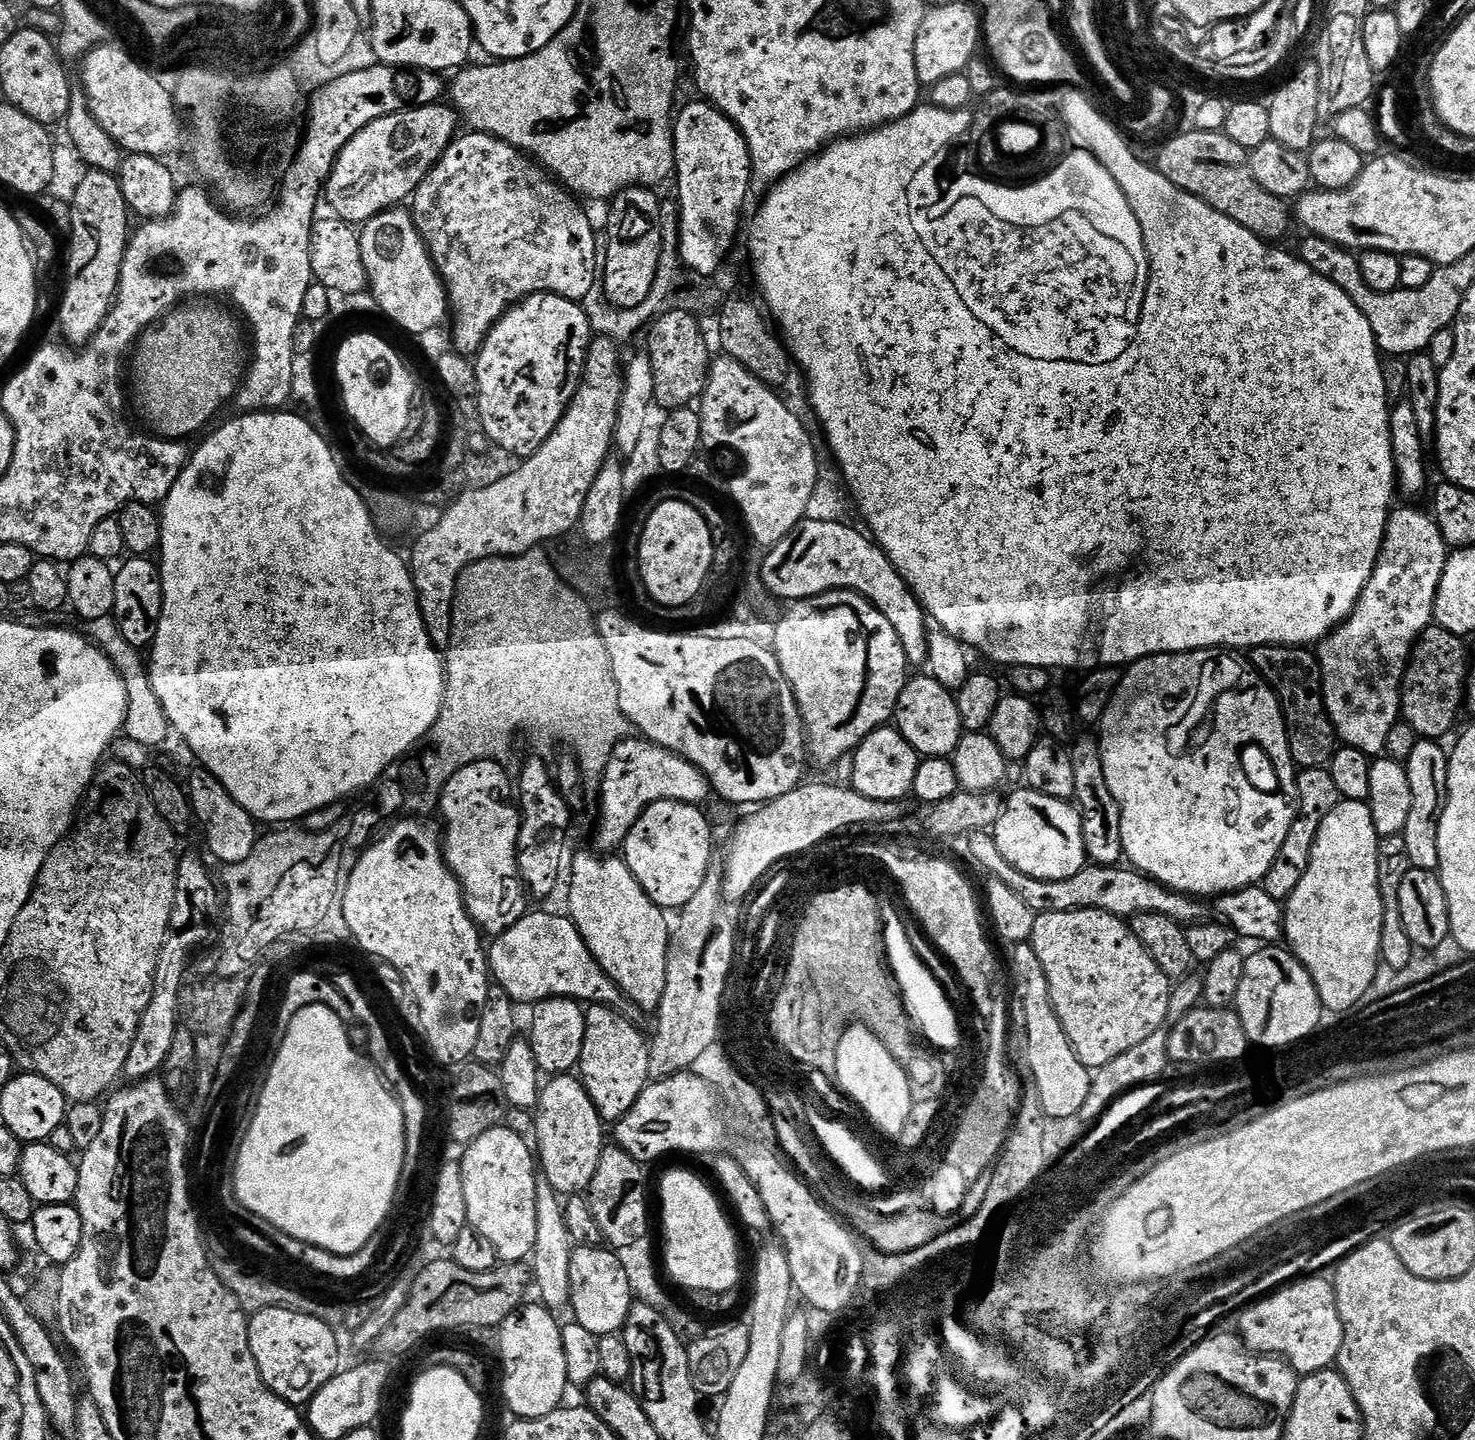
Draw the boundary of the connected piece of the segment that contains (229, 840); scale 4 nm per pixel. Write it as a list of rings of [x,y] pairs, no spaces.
[[[196,766],[192,777],[186,780],[188,801],[192,803],[192,815],[197,825],[204,827],[204,840],[212,851],[214,859],[223,864],[237,864],[250,858],[250,850],[254,850],[258,839],[257,821],[237,802],[233,796],[214,778],[214,774],[207,772],[203,766]]]

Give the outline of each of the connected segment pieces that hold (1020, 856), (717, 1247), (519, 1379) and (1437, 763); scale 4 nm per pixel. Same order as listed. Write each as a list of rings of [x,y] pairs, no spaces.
[[[1027,786],[1021,788],[1021,792],[1007,797],[1004,812],[994,829],[1002,858],[1006,858],[1010,866],[1022,870],[1022,874],[1030,874],[1034,878],[1074,878],[1078,870],[1086,867],[1082,822],[1075,803],[1038,794]]]
[[[668,1172],[660,1180],[660,1212],[664,1215],[664,1264],[668,1267],[668,1272],[681,1284],[685,1290],[710,1290],[711,1292],[721,1292],[730,1290],[739,1285],[740,1280],[740,1252],[736,1249],[736,1236],[732,1233],[732,1228],[728,1225],[728,1220],[724,1217],[724,1212],[720,1209],[720,1204],[716,1201],[716,1196],[695,1176],[692,1172]]]
[[[539,1302],[525,1303],[517,1312],[510,1314],[498,1329],[500,1335],[500,1360],[504,1363],[504,1400],[513,1413],[521,1420],[537,1420],[554,1409],[561,1407],[563,1390],[568,1383],[566,1374],[566,1353],[562,1350],[561,1321],[556,1321],[551,1311]]]
[[[1417,739],[1414,751],[1406,761],[1410,778],[1410,815],[1406,817],[1403,838],[1411,867],[1427,872],[1436,872],[1440,866],[1438,858],[1438,822],[1448,801],[1448,757],[1435,740]]]

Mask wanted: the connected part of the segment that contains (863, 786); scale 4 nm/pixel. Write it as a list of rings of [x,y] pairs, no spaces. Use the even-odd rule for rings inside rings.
[[[892,726],[875,728],[870,735],[851,753],[852,780],[850,787],[858,794],[871,800],[903,801],[912,796],[914,778],[922,757],[906,742],[902,733]]]

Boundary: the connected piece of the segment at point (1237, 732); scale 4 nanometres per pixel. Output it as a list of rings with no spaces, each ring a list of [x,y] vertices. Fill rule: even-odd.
[[[1199,648],[1197,652],[1167,652],[1136,661],[1121,675],[1116,693],[1112,695],[1108,709],[1098,725],[1106,786],[1110,786],[1110,794],[1114,794],[1120,807],[1124,860],[1135,871],[1143,872],[1149,880],[1157,880],[1165,888],[1193,898],[1215,898],[1259,885],[1270,866],[1274,866],[1274,858],[1278,858],[1278,850],[1282,850],[1282,842],[1286,842],[1286,834],[1290,834],[1290,826],[1298,807],[1298,769],[1292,762],[1288,725],[1284,723],[1284,709],[1280,707],[1280,699],[1245,661],[1244,665],[1232,656],[1235,655],[1228,650]]]

